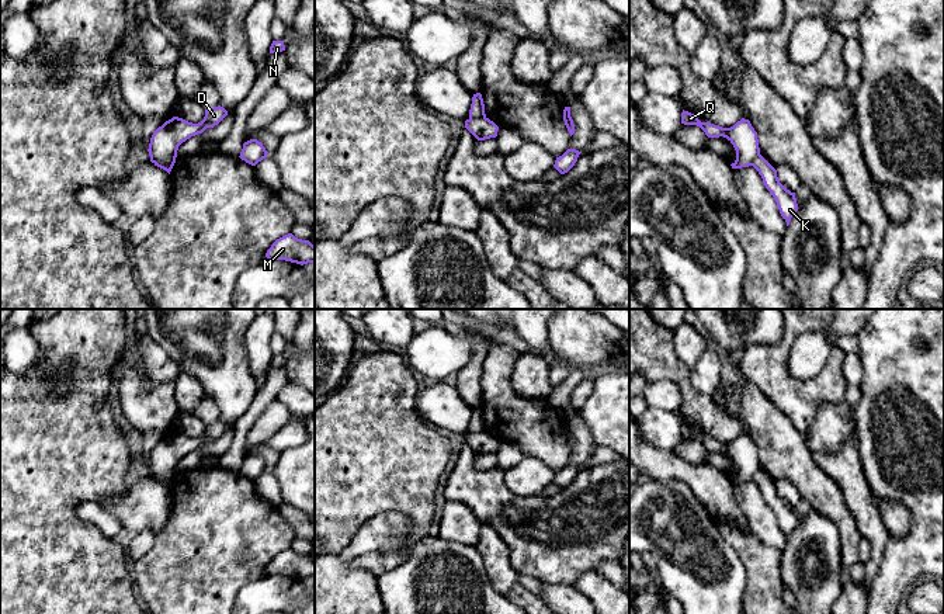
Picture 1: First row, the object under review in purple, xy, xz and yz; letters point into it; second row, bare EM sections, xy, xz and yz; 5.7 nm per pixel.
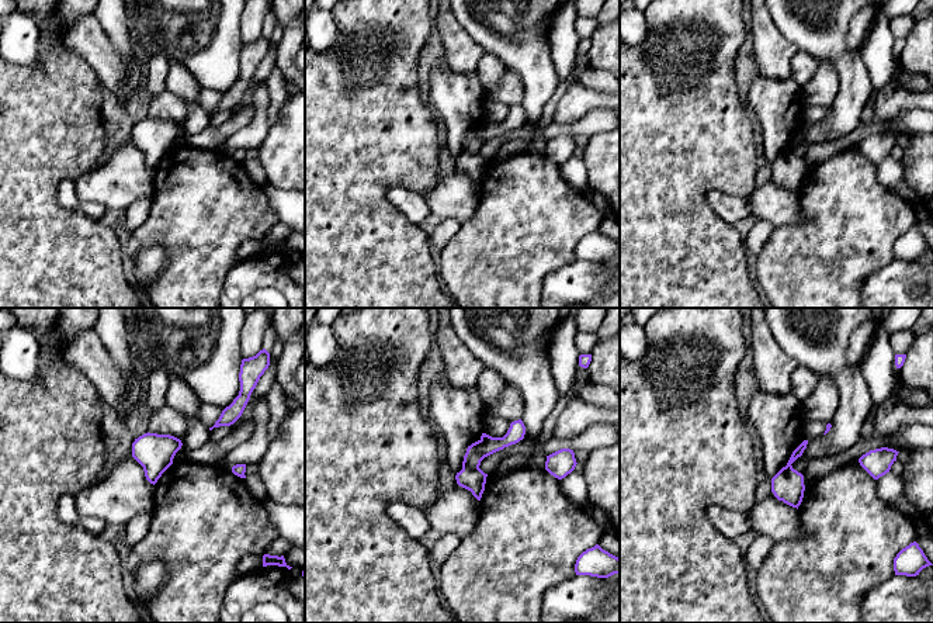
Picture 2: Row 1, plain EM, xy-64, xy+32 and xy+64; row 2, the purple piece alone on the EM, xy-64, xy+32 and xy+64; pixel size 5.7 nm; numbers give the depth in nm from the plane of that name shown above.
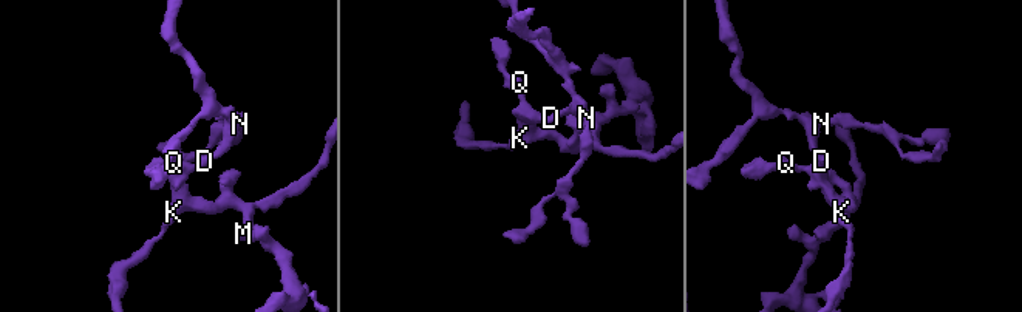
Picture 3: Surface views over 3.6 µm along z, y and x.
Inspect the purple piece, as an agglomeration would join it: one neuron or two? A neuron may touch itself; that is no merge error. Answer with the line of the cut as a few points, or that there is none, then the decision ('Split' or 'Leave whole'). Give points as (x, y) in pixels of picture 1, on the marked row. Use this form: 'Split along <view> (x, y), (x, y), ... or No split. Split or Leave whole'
Split along xy (174, 158), (155, 163). Split

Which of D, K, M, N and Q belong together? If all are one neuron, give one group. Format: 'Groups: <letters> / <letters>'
Groups: D N Q / K M

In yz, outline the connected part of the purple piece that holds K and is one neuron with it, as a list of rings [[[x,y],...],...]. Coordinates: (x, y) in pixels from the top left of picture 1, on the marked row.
[[[761,155],[753,162],[753,167],[759,171],[766,188],[774,197],[780,214],[785,219],[788,226],[791,218],[798,211],[795,192],[791,192],[780,183],[777,170]]]

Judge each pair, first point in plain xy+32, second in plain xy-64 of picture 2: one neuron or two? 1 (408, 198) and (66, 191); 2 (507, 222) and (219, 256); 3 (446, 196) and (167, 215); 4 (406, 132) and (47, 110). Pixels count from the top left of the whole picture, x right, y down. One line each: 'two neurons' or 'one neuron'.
1: one neuron
2: one neuron
3: two neurons
4: one neuron

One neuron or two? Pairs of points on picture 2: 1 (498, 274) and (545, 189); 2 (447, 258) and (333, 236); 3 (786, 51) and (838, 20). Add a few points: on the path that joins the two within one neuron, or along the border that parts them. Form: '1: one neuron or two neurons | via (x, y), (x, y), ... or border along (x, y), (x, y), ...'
1: one neuron | via (503, 253), (527, 224), (529, 210)
2: two neurons | border along (434, 253), (439, 262), (439, 279), (444, 287)
3: two neurons | border along (773, 20), (773, 24), (798, 48)

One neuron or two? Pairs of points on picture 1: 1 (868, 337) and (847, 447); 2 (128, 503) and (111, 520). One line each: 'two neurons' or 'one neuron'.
1: two neurons
2: two neurons

